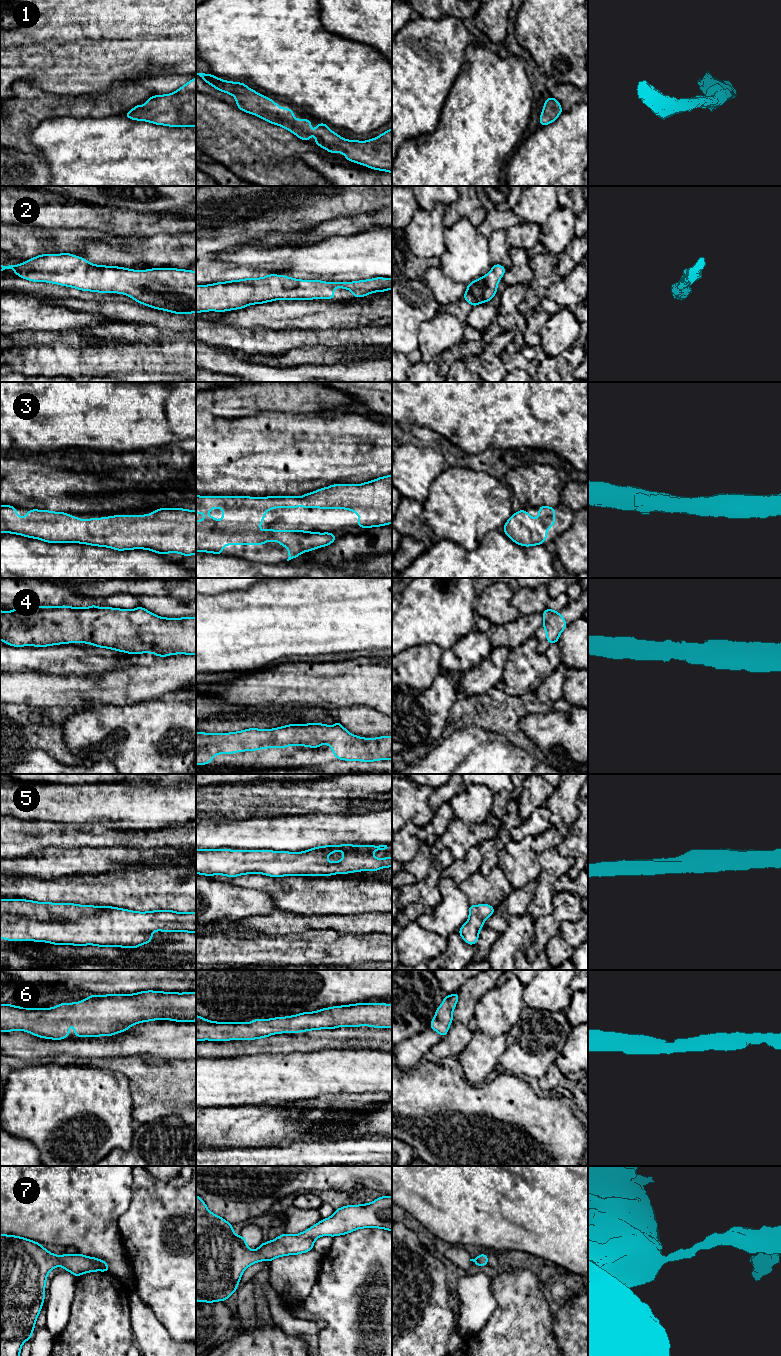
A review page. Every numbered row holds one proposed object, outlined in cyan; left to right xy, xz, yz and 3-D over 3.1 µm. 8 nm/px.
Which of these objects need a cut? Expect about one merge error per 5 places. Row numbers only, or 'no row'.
no row

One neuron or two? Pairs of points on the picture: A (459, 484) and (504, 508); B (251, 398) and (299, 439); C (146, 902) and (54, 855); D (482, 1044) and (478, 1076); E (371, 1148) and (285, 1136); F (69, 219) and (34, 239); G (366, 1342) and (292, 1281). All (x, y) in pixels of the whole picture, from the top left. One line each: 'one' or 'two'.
A: one
B: two
C: two
D: one
E: two
F: two
G: two

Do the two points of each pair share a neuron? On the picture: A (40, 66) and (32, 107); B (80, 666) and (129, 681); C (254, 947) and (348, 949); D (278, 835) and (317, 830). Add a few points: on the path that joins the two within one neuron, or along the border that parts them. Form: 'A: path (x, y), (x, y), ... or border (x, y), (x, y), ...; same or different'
A: border (37, 83), (43, 89), (58, 94); different
B: border (125, 667), (79, 676); different
C: path (277, 951), (304, 954), (311, 948), (325, 947); same
D: path (288, 833), (307, 831); same

